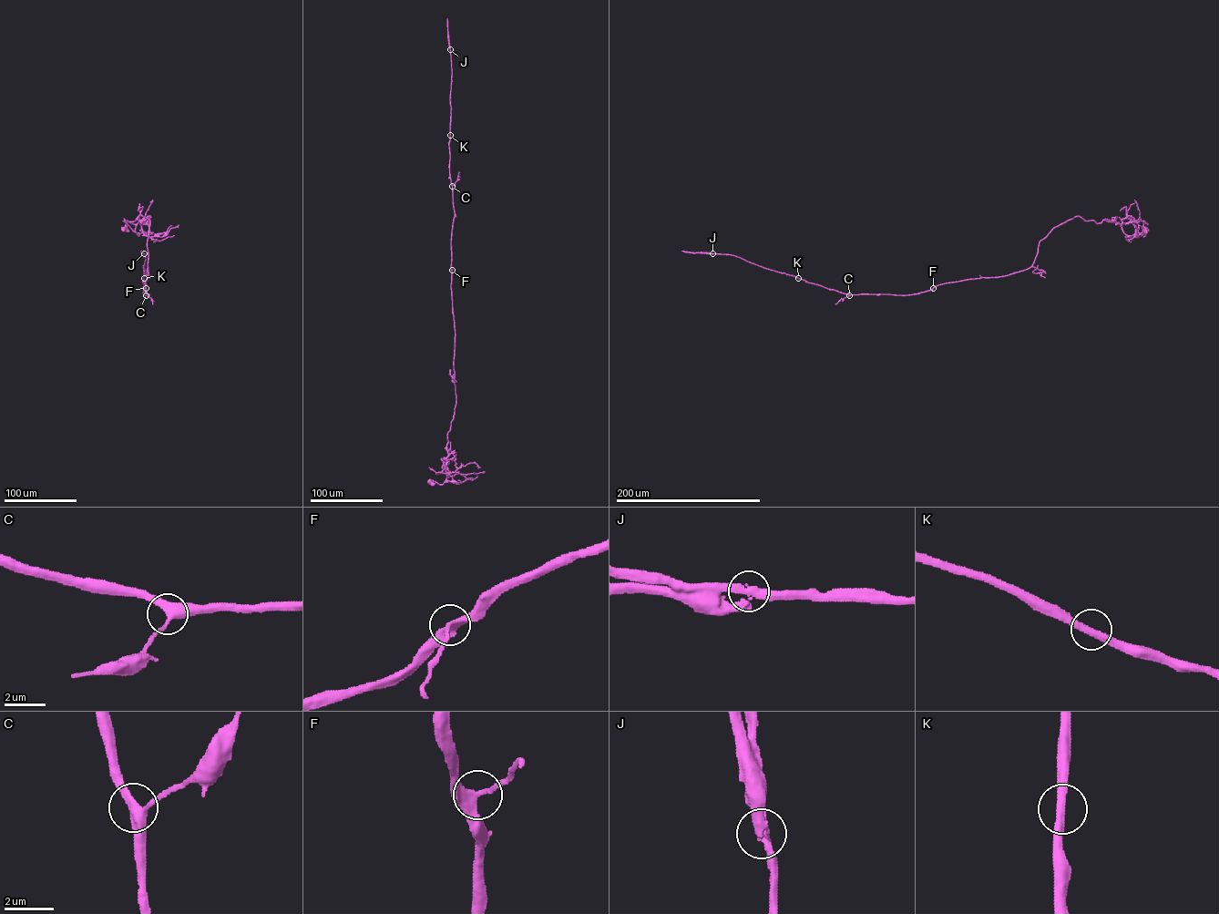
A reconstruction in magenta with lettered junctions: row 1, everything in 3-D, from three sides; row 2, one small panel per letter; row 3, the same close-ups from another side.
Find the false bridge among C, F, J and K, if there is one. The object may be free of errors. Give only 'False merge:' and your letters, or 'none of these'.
False merge: J

